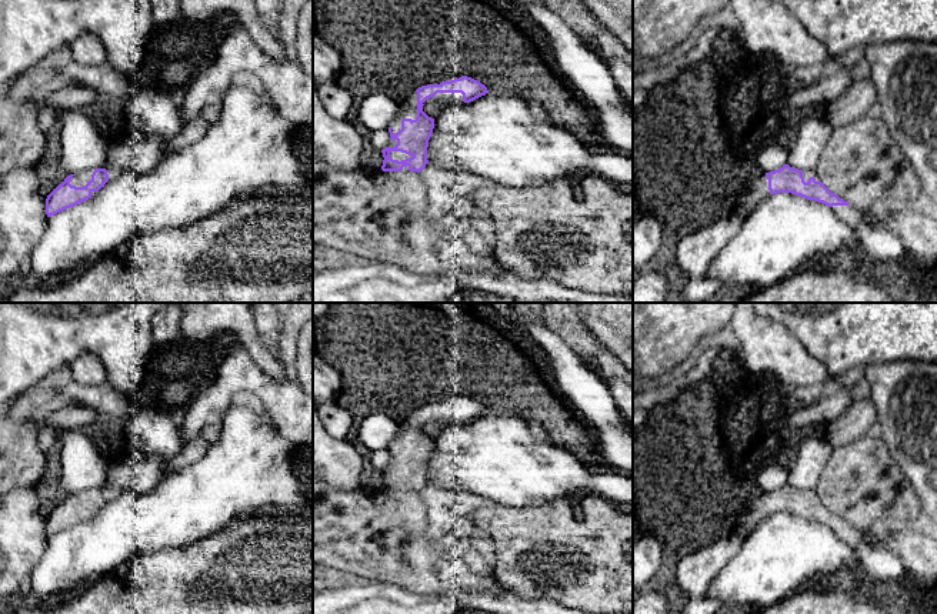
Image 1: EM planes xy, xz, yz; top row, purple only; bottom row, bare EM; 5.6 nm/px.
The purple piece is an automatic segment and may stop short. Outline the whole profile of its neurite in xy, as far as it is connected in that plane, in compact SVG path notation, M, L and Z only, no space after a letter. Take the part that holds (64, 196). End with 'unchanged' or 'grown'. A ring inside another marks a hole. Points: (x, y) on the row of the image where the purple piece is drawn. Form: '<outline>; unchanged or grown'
M106 168L84 170L70 174L46 198L46 214L51 217L66 208L89 200L109 180Z; grown

